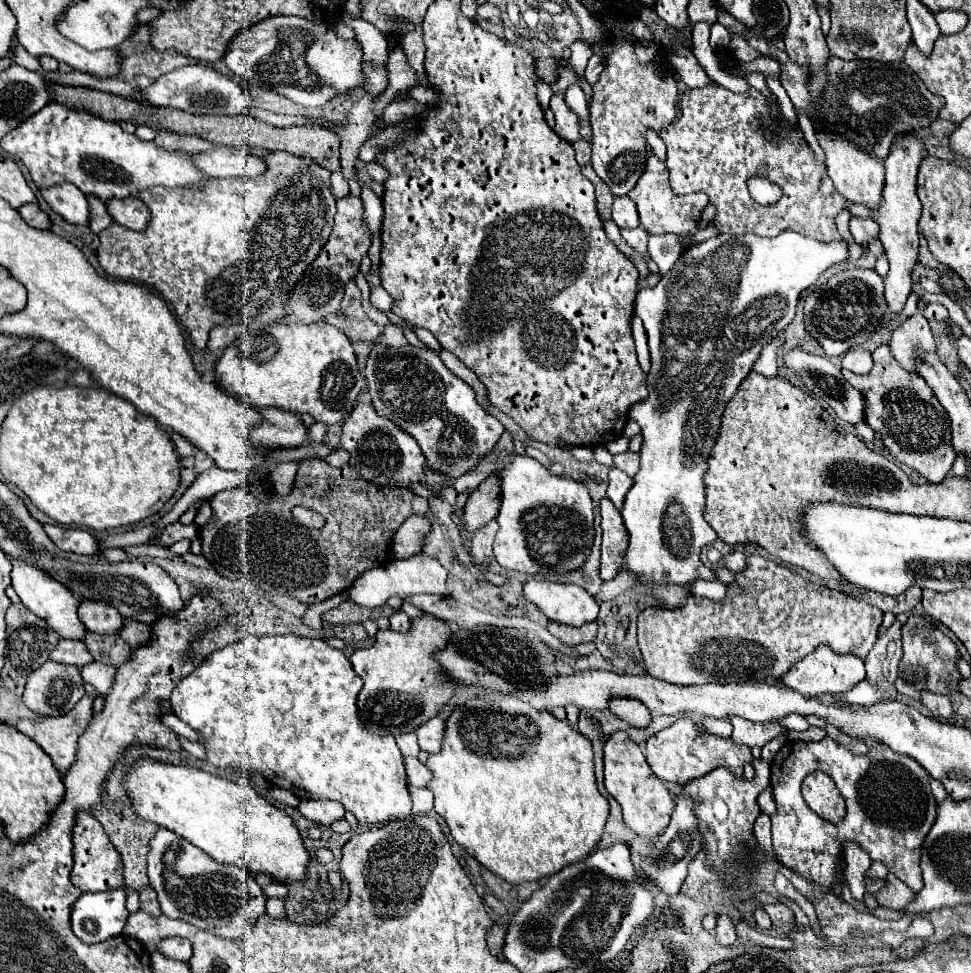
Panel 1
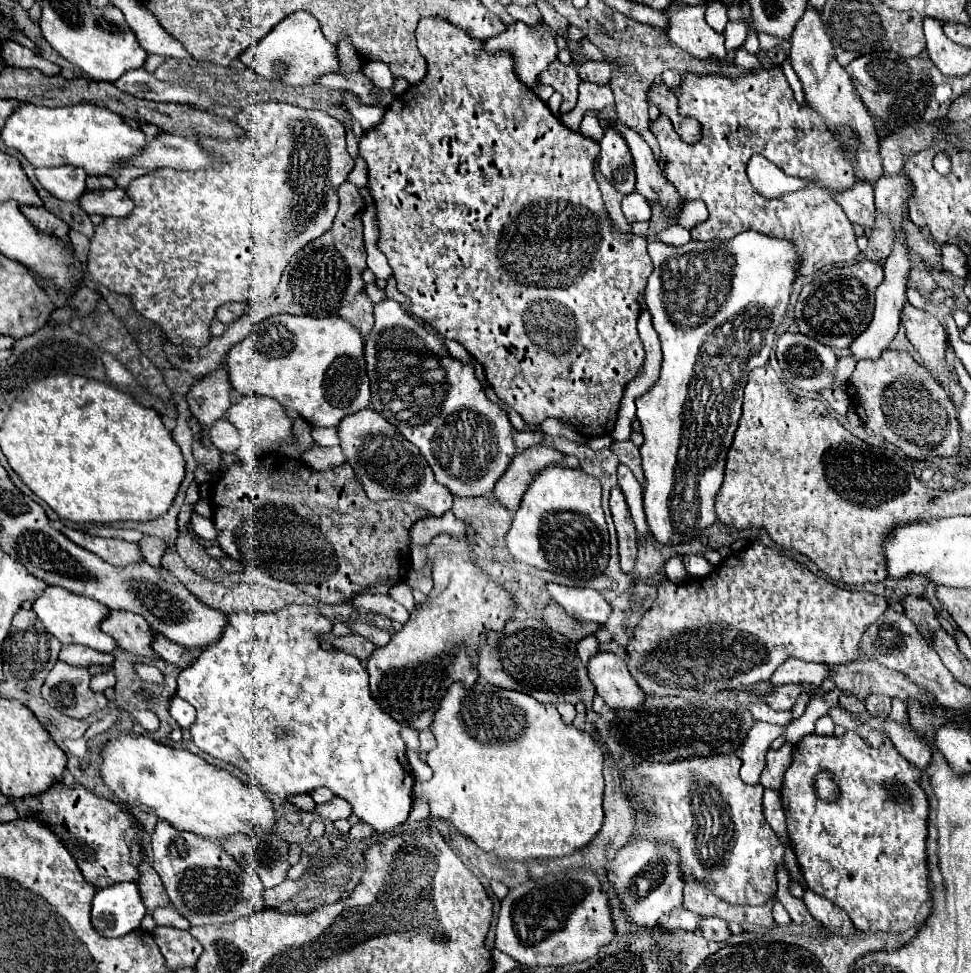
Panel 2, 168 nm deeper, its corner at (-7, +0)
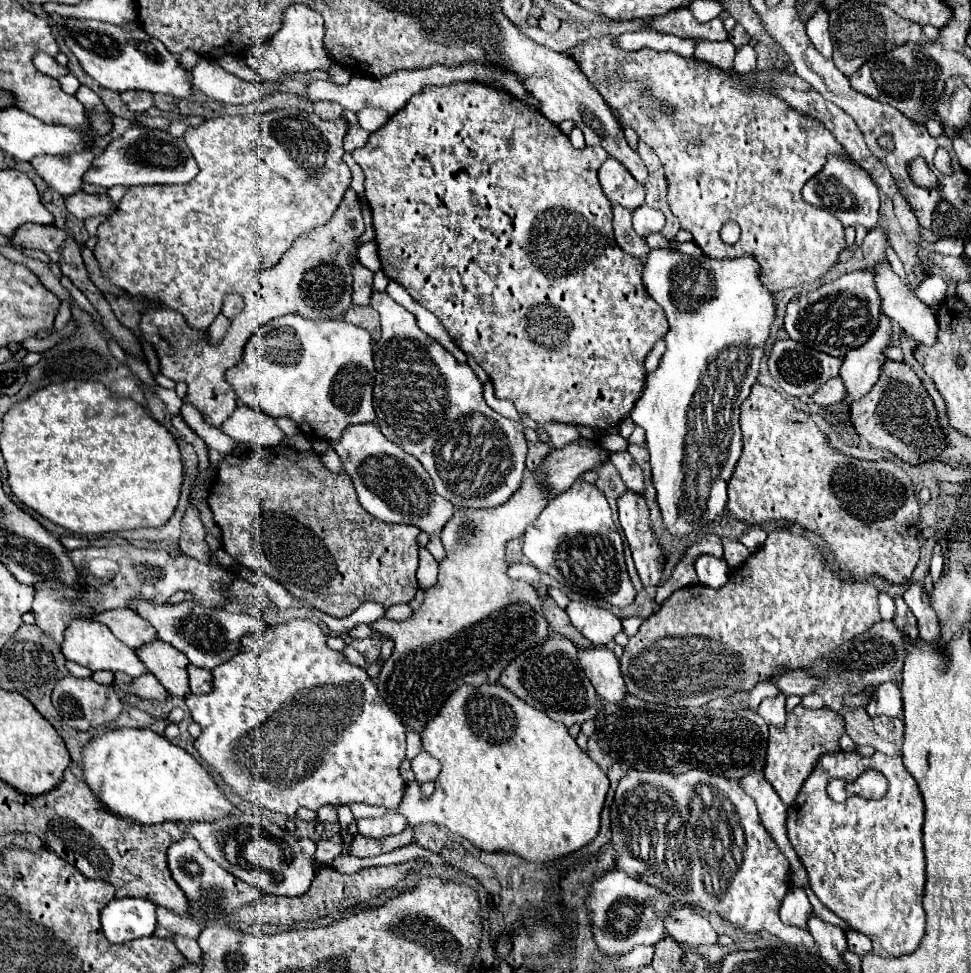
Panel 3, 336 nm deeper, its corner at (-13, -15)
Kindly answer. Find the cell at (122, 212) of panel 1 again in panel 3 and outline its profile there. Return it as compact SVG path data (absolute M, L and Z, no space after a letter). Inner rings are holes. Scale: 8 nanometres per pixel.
M84 192L72 194L66 198L66 208L80 220L88 220L94 216L112 216L116 212L116 204L108 198L108 194L90 196Z

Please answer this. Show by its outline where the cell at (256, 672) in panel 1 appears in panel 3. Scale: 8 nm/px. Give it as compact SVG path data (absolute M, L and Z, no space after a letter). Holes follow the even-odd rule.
M296 618L290 620L288 624L276 624L276 626L266 626L260 632L254 634L244 634L244 638L240 638L240 652L234 656L234 660L228 660L226 664L220 664L212 670L212 692L208 694L200 694L200 696L186 696L186 704L190 708L190 714L194 718L194 722L198 722L202 726L202 734L200 738L194 742L198 754L202 756L202 760L212 766L216 772L222 774L224 782L228 786L232 786L232 792L236 792L238 796L242 796L248 802L256 802L272 812L280 812L286 814L288 818L294 818L298 808L310 808L310 810L318 810L324 804L350 804L350 802L362 802L362 804L372 804L372 806L384 806L386 814L382 818L362 818L358 820L358 830L364 836L370 838L384 838L384 836L392 836L392 834L400 834L408 822L404 820L402 814L398 814L398 806L404 798L404 790L406 790L406 782L402 780L400 774L400 764L406 758L406 728L404 724L400 724L400 718L388 708L388 704L382 700L382 696L378 694L374 682L370 680L370 676L364 672L364 668L360 666L352 666L342 652L334 652L326 646L326 638L328 634L322 632L322 628L312 622L310 618Z

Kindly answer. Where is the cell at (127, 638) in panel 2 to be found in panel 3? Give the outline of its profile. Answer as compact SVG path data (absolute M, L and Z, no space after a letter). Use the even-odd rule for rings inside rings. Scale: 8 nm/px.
M154 640L152 644L144 644L144 648L136 650L144 666L148 668L150 674L156 676L156 680L176 696L186 696L188 694L188 674L186 666L188 660L172 648L170 644L162 640Z

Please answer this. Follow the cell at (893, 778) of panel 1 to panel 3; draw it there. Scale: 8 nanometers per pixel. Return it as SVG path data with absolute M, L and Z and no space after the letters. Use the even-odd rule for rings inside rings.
M842 750L824 754L788 810L788 838L808 872L808 884L812 892L828 910L840 916L850 928L866 934L874 946L890 956L912 954L926 928L926 912L922 908L922 892L926 884L922 826L924 802L916 780L906 772L900 756L890 758L880 752L874 752L872 756ZM866 770L878 770L886 776L888 792L882 800L864 800L860 796L852 796L846 802L834 802L826 794L830 780L840 778L844 782L854 782Z

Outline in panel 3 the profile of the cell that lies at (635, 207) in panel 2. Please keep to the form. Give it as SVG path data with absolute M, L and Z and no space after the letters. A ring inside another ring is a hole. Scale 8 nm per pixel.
M640 206L632 212L634 230L640 236L648 236L652 232L660 232L664 226L664 214L660 210L654 210L650 206Z

